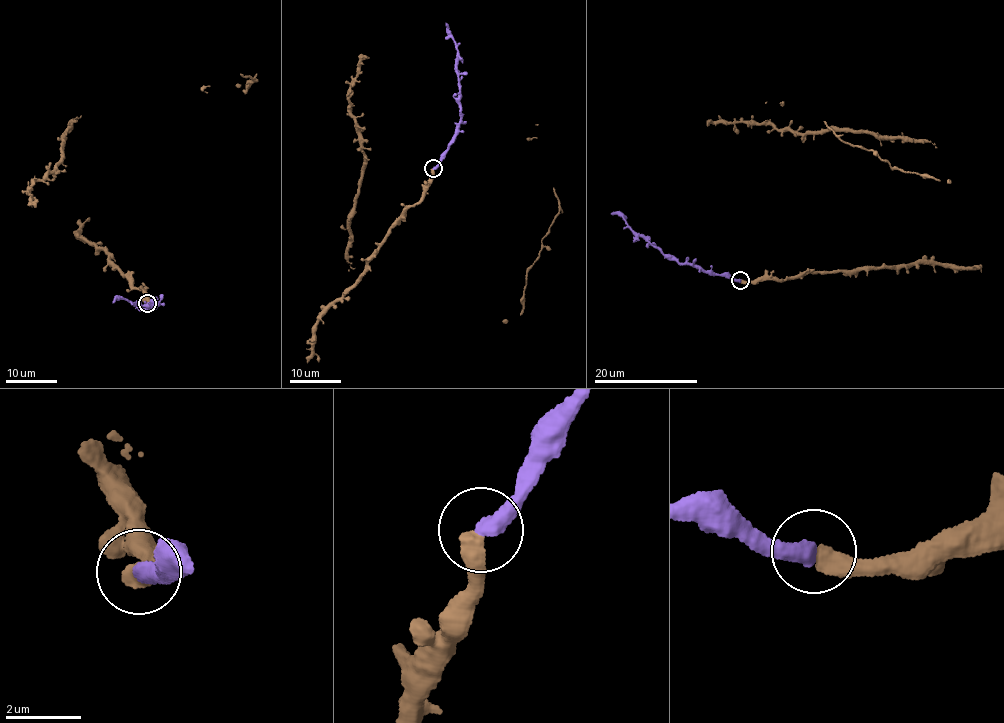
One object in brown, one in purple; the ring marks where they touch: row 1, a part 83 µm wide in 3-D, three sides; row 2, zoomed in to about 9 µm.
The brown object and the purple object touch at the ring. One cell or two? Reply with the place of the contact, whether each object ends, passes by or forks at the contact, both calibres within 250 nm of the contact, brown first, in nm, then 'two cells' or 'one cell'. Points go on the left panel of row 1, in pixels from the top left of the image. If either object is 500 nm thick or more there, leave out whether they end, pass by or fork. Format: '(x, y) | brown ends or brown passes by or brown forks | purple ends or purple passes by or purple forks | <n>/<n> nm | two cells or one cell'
(147, 303) | 500/440 nm | one cell

